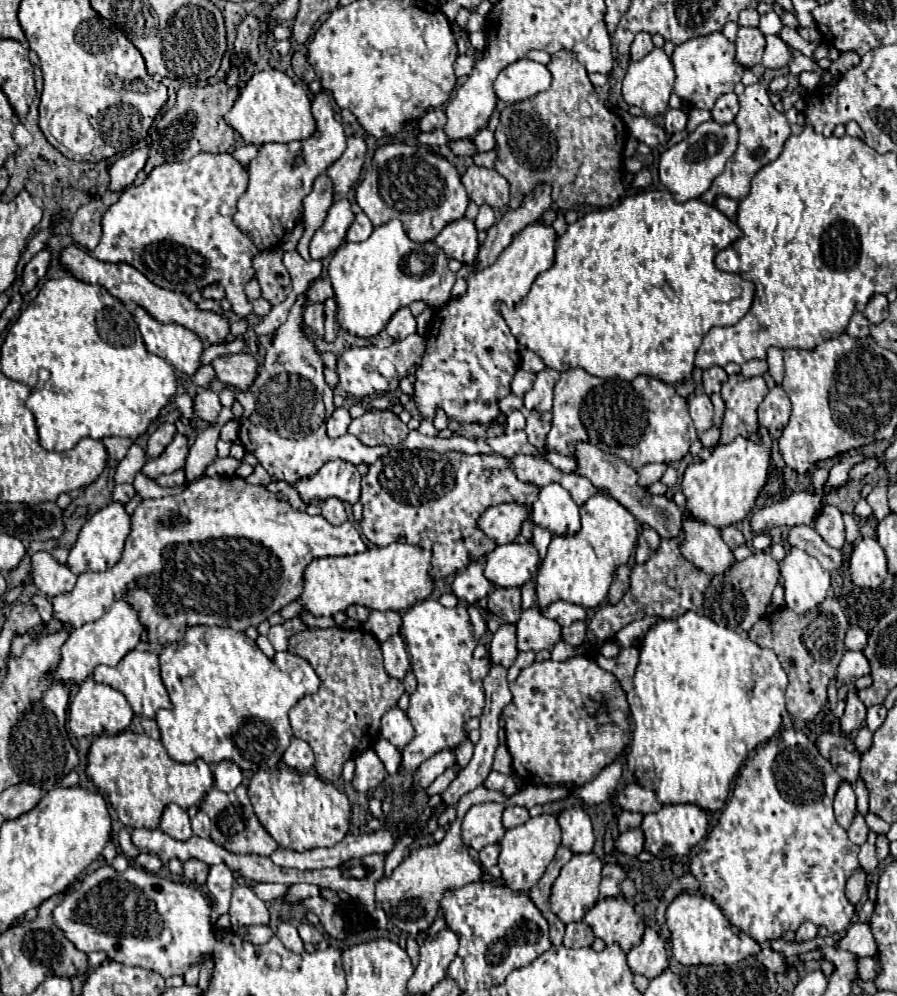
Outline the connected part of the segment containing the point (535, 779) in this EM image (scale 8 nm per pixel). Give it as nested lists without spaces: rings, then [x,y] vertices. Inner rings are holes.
[[[586,655],[570,657],[566,661],[542,661],[526,667],[516,681],[510,683],[514,695],[512,703],[504,709],[504,729],[508,751],[512,755],[512,769],[524,785],[558,785],[576,783],[584,785],[608,765],[630,743],[630,709],[620,681],[600,669]]]

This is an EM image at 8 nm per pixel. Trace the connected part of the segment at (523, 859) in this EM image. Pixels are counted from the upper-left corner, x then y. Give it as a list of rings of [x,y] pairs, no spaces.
[[[548,813],[530,817],[524,825],[508,829],[500,841],[500,859],[498,859],[504,883],[512,891],[530,891],[544,875],[548,863],[554,859],[558,845],[560,845],[560,825],[558,819]]]

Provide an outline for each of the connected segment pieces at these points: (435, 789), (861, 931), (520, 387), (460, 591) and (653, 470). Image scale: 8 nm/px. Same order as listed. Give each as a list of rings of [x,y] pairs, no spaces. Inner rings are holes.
[[[452,765],[446,773],[442,773],[442,775],[440,775],[440,777],[426,789],[426,795],[428,795],[428,797],[432,797],[432,795],[440,795],[440,793],[454,781],[456,773],[458,773],[458,765]]]
[[[866,923],[850,925],[848,931],[840,937],[838,945],[842,949],[856,953],[858,957],[876,957],[878,955],[878,943]]]
[[[516,369],[514,379],[512,379],[512,393],[522,397],[528,391],[528,387],[532,387],[532,379],[536,379],[534,373],[524,371],[524,369]]]
[[[472,561],[464,571],[460,571],[452,583],[452,591],[458,599],[476,603],[488,595],[492,583],[484,577],[484,563]]]
[[[652,463],[652,465],[644,465],[642,469],[640,469],[640,483],[644,483],[644,485],[652,485],[652,483],[656,483],[656,481],[660,481],[660,477],[664,475],[664,471],[666,471],[666,463]]]

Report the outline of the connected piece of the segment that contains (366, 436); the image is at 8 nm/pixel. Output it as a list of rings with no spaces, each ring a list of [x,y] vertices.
[[[366,411],[362,417],[354,419],[348,427],[348,433],[358,437],[364,445],[386,445],[398,447],[408,437],[408,427],[392,411]]]

